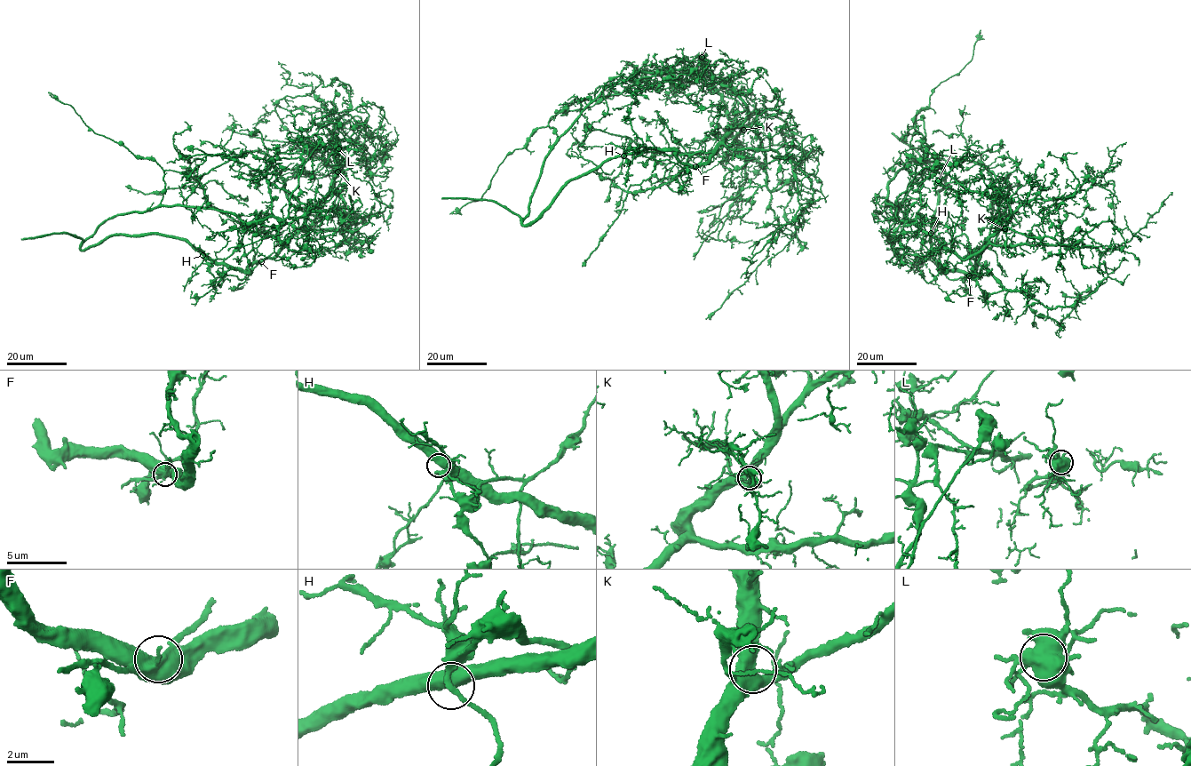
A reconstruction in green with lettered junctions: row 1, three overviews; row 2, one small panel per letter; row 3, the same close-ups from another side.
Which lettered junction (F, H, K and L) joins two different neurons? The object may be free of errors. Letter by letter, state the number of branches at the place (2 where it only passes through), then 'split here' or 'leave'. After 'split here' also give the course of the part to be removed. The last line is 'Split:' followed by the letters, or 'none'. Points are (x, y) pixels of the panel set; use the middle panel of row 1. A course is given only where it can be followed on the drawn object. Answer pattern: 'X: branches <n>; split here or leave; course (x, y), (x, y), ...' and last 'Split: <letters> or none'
F: branches 3; split here; course (695, 166), (683, 168), (668, 160), (656, 161), (638, 152), (637, 147), (639, 146), (637, 148)
H: branches 3; leave
K: branches 3; leave
L: branches 3; leave
Split: F

